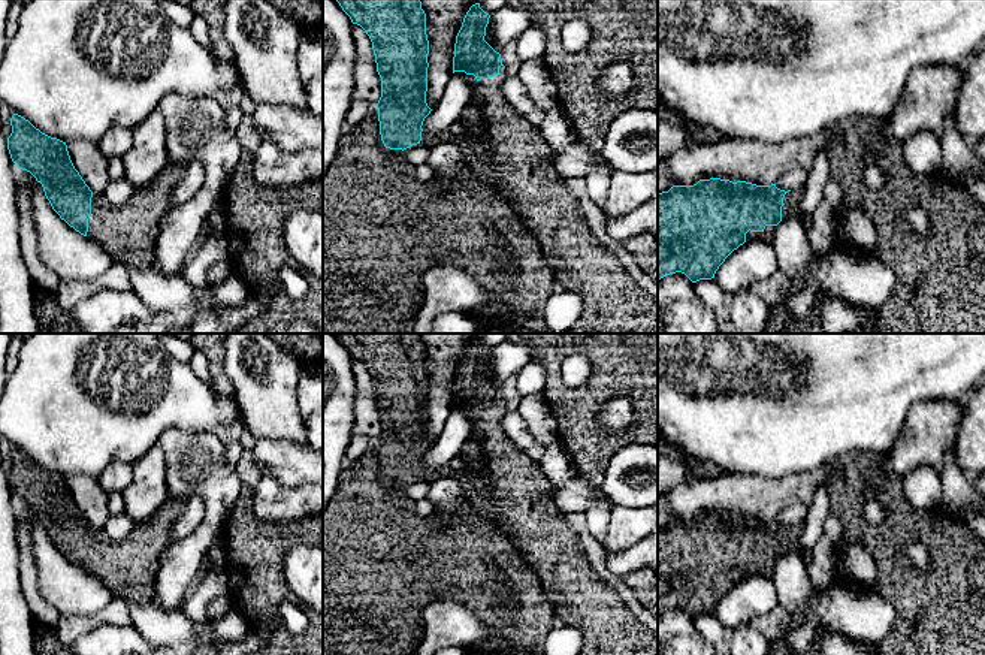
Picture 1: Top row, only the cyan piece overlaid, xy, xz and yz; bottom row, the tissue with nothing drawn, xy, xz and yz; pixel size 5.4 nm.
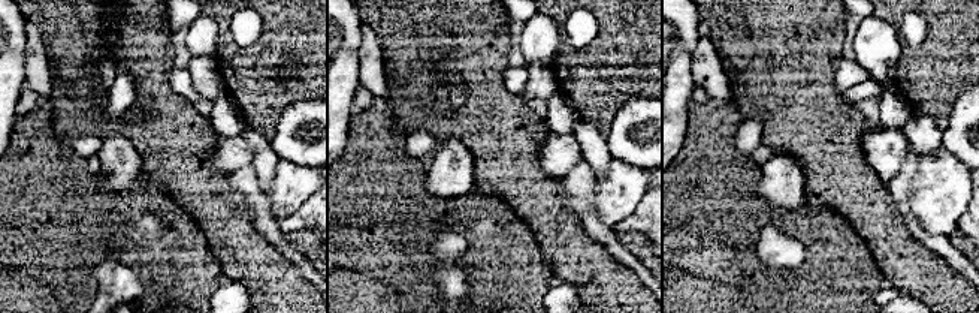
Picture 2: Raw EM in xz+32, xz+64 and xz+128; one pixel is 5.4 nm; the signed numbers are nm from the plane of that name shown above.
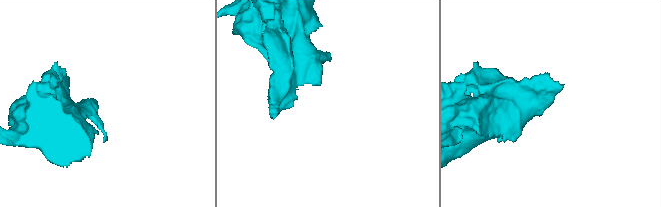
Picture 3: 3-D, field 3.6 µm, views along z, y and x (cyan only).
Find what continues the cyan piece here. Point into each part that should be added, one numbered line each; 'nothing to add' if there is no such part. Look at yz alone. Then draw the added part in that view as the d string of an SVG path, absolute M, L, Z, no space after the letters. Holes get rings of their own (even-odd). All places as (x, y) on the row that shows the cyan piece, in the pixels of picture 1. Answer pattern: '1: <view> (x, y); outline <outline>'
1: yz (767, 235); outline M765 226L765 229L762 232L747 232L746 233L746 241L750 241L753 238L761 238L767 242L773 242L773 238L774 238L774 232L776 232L776 227L777 226Z

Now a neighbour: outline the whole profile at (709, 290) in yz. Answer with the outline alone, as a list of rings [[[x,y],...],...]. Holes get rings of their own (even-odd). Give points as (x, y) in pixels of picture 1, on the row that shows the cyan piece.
[[[714,278],[700,280],[695,283],[695,290],[700,299],[708,307],[717,307],[726,296]]]

